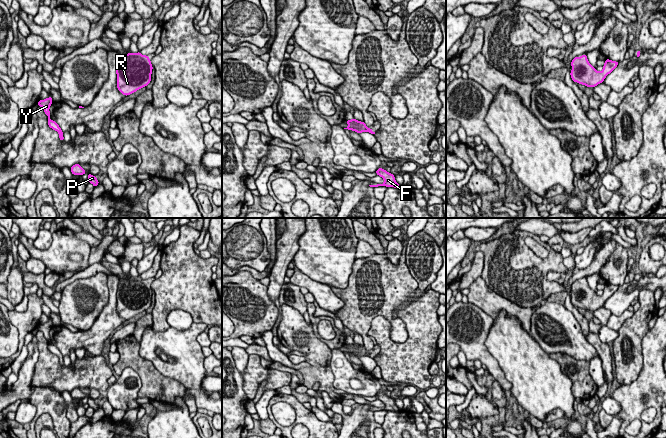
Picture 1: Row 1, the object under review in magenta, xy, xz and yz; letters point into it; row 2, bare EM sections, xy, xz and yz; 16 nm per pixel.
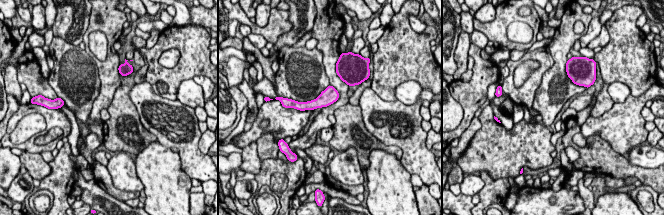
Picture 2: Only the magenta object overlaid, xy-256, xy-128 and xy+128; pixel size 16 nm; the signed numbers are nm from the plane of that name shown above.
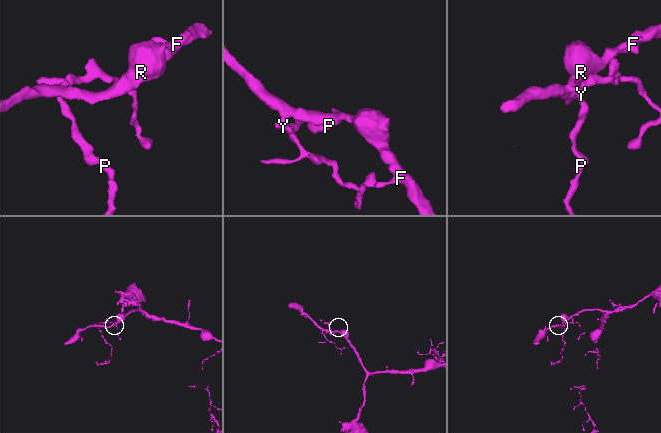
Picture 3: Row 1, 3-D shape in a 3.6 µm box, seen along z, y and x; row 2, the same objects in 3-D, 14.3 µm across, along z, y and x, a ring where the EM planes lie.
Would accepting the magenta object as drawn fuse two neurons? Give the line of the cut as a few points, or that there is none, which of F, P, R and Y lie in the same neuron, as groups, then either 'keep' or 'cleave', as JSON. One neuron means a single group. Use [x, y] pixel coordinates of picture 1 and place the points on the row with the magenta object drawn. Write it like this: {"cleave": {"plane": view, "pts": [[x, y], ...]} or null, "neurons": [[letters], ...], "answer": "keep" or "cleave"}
{"cleave": null, "neurons": [["F", "P", "R", "Y"]], "answer": "keep"}

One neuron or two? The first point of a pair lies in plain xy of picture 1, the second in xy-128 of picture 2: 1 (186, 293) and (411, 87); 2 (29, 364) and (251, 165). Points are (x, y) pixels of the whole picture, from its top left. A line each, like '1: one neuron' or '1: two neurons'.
1: two neurons
2: one neuron

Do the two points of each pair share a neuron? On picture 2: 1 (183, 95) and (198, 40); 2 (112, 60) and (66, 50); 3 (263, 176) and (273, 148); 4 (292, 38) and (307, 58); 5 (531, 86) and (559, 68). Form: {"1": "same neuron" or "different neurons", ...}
{"1": "different neurons", "2": "different neurons", "3": "different neurons", "4": "different neurons", "5": "different neurons"}

